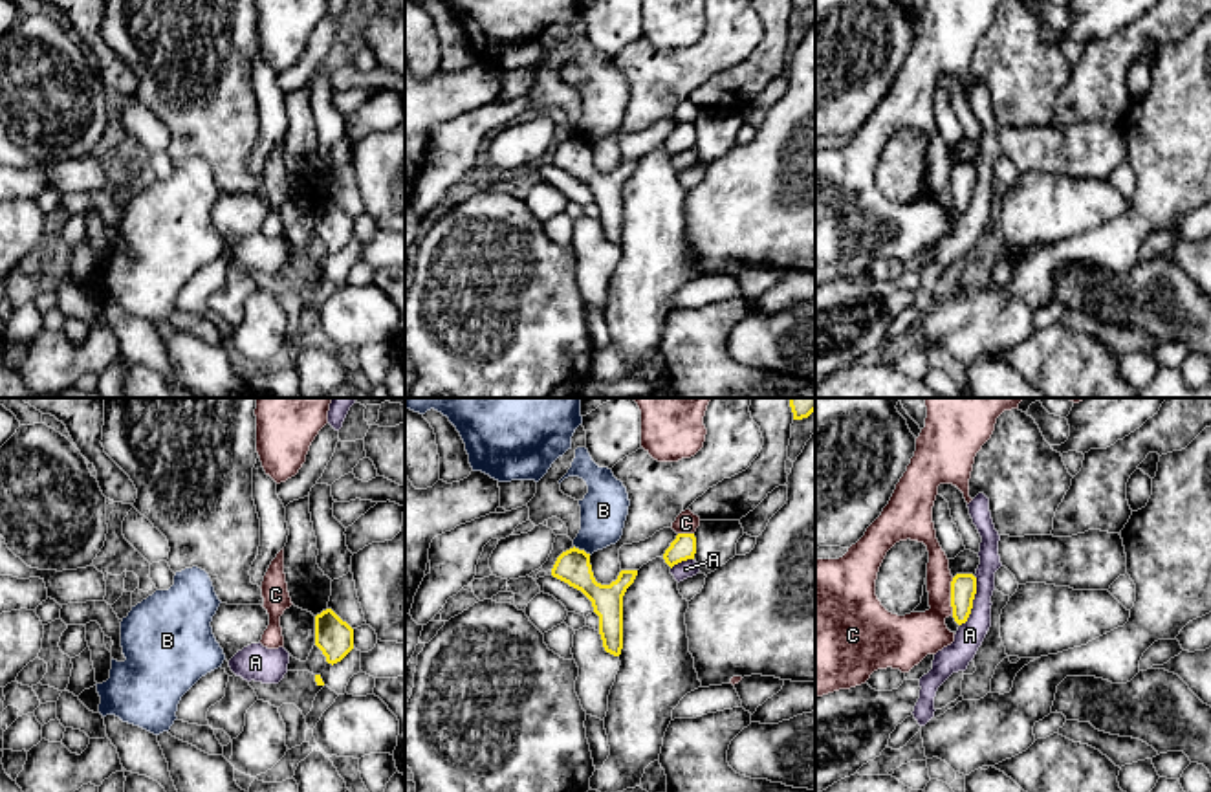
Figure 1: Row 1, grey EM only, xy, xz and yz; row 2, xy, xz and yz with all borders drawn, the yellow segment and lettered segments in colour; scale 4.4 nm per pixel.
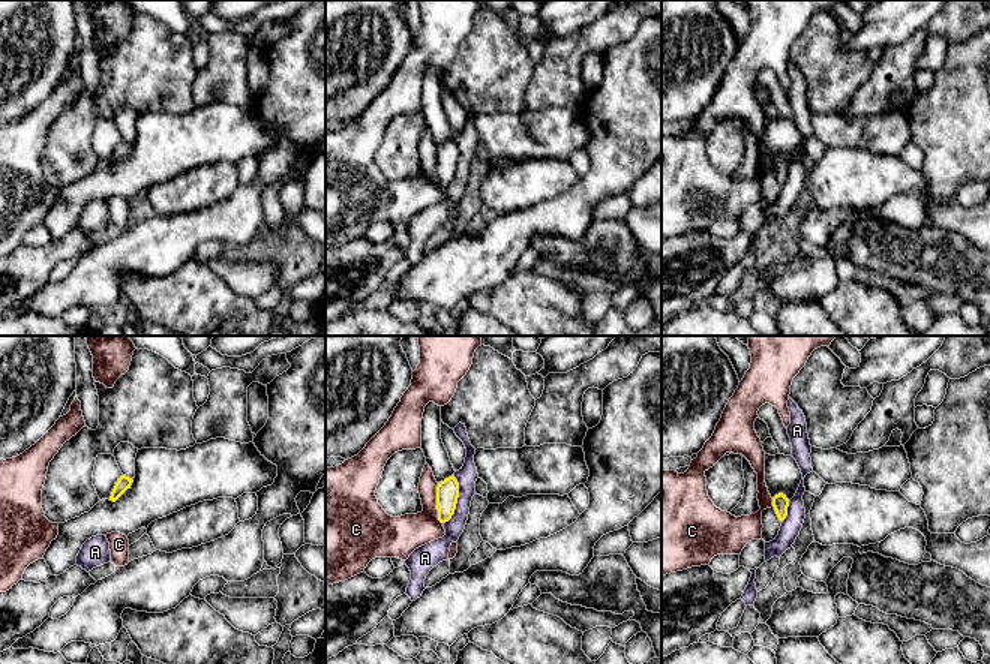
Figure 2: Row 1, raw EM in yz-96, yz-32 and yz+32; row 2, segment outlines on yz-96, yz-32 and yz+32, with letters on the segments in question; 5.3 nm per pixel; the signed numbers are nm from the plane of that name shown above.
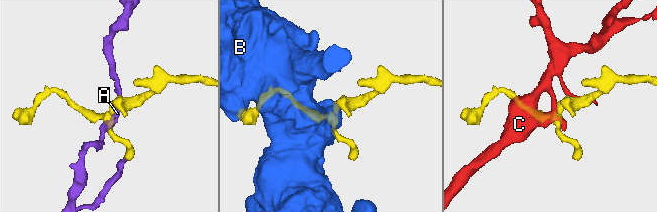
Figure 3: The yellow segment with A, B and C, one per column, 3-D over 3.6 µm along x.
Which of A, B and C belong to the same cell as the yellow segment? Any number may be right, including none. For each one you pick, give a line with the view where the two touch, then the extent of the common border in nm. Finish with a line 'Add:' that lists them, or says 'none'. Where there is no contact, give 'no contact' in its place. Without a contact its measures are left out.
Add: none

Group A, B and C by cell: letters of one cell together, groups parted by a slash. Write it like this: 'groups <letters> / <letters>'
groups A / B / C

